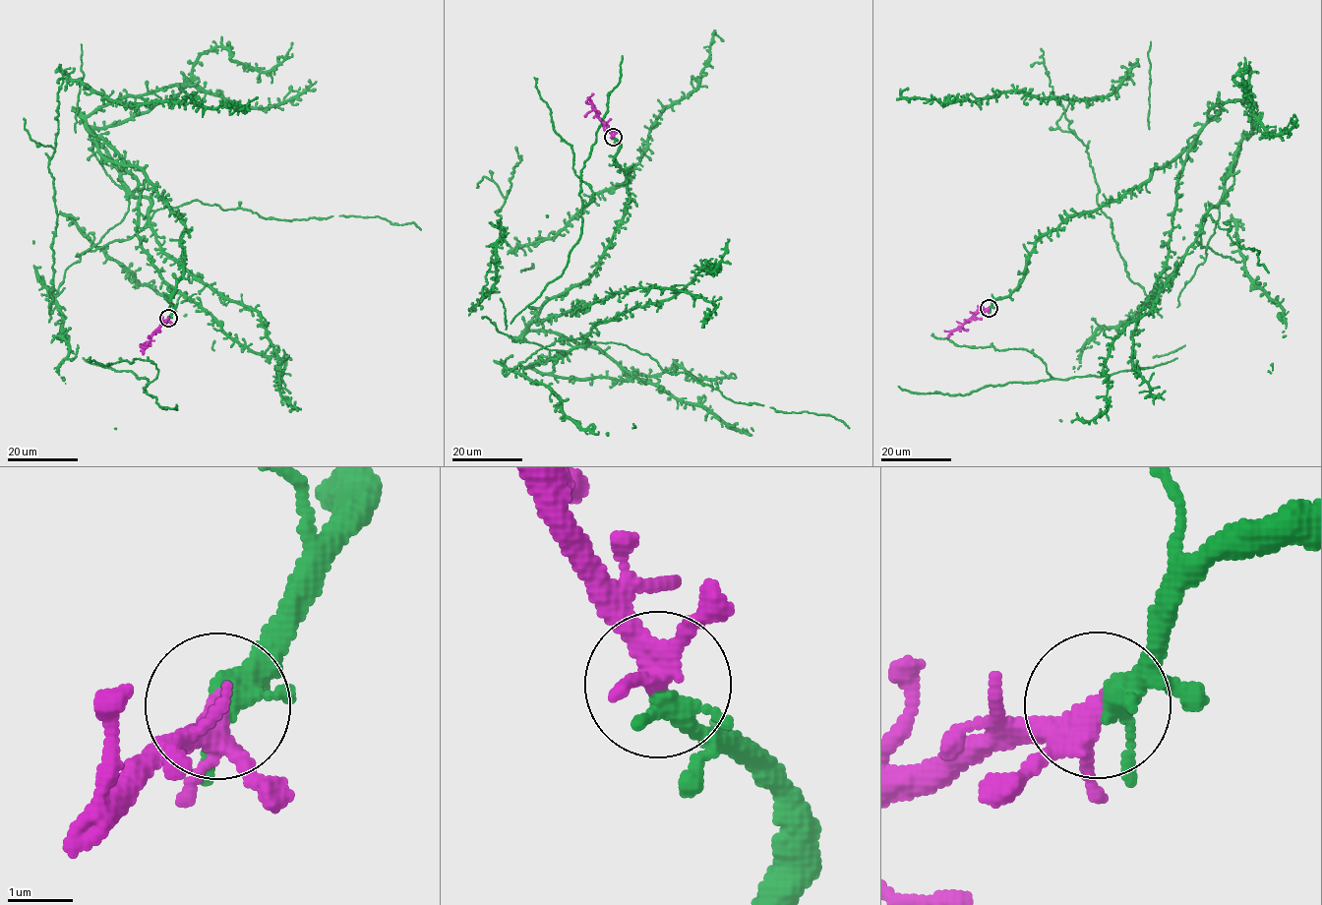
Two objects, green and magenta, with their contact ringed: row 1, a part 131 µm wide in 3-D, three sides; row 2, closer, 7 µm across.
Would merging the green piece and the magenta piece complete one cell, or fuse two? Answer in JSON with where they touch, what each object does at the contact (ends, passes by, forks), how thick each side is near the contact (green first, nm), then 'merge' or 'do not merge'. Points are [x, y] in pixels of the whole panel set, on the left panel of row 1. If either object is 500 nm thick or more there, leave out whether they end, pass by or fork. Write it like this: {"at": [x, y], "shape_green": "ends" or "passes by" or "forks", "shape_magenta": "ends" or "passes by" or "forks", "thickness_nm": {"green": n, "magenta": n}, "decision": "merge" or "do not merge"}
{"at": [168, 318], "shape_green": "forks", "shape_magenta": "forks", "thickness_nm": {"green": 260, "magenta": 260}, "decision": "merge"}

